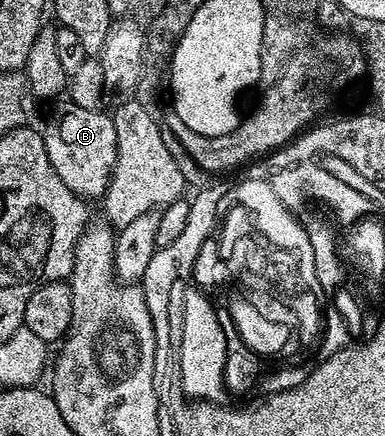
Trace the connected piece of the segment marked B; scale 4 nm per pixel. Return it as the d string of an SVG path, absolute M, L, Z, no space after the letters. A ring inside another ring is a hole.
M65 103L56 111L43 136L50 164L71 192L82 199L90 199L89 197L97 199L104 196L111 181L111 174L114 173L115 163L118 161L117 129L114 128L114 121L110 114L99 114L72 103Z

